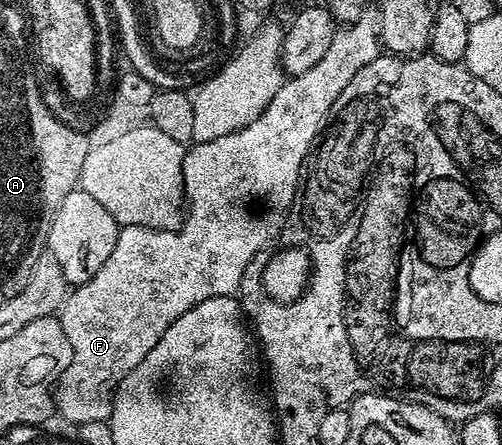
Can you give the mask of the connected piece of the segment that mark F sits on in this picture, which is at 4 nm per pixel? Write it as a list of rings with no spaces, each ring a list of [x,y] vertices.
[[[364,16],[344,25],[333,36],[329,52],[325,52],[309,72],[288,77],[270,104],[260,110],[248,126],[217,136],[217,140],[195,142],[184,153],[183,196],[187,219],[183,227],[176,234],[170,228],[122,227],[109,260],[105,260],[85,284],[74,287],[58,311],[59,323],[65,328],[65,336],[69,336],[69,348],[73,348],[73,360],[55,387],[58,417],[72,422],[75,428],[89,422],[108,421],[115,403],[115,391],[123,383],[123,376],[137,368],[137,364],[157,348],[157,340],[165,336],[168,328],[185,316],[185,312],[201,304],[201,300],[231,296],[238,291],[241,280],[248,273],[247,265],[282,228],[283,213],[292,209],[291,182],[300,181],[305,163],[317,139],[324,133],[327,115],[331,113],[337,96],[341,96],[345,84],[349,84],[349,80],[353,80],[353,76],[357,76],[357,72],[378,58],[380,53],[381,30],[376,19],[374,22],[370,16]]]

